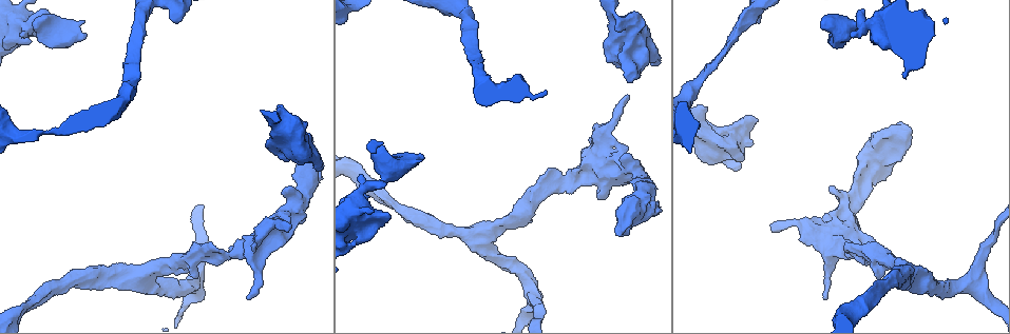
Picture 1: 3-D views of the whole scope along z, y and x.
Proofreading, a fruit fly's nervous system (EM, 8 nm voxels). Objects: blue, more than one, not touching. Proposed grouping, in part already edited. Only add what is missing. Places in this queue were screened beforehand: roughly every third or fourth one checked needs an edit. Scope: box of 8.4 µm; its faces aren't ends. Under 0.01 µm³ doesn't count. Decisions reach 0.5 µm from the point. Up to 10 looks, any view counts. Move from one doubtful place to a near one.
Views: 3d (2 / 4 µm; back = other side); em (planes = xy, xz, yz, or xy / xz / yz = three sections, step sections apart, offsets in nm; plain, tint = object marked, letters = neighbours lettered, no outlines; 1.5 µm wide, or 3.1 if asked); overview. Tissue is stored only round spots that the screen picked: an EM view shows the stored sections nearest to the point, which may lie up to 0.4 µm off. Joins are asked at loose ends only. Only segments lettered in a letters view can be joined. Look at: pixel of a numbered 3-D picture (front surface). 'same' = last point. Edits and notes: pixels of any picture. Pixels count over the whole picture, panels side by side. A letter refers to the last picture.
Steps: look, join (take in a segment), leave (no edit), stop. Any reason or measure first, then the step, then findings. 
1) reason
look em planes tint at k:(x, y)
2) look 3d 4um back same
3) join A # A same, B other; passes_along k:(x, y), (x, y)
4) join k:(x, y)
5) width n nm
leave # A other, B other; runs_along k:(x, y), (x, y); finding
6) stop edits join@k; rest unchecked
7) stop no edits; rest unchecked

an open end
look 3d 2um back at 1:(290, 226)

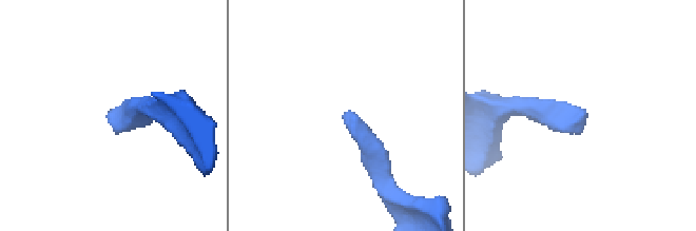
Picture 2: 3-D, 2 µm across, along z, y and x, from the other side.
need the tissue
look em planes letters at 2:(108, 113)

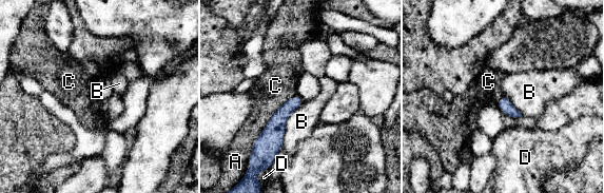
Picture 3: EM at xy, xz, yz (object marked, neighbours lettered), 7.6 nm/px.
leave # A other, B other, C other, D other; border 3:(304, 100), (287, 119), (281, 148); none of them fits

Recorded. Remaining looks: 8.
an open end
look em planes letters at 1:(758, 119)

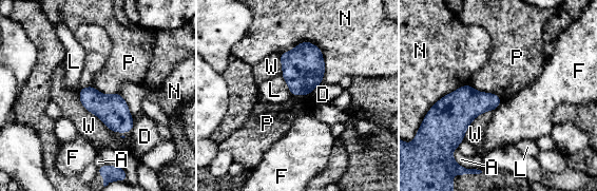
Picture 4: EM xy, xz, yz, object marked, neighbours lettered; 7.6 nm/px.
leave # A other, D other, F other, L other, N other, P other, W other; none of them fits

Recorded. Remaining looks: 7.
branch stops here
look em planes letters at 1:(601, 198)

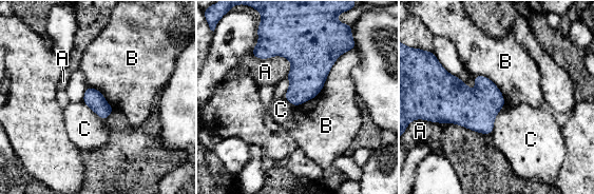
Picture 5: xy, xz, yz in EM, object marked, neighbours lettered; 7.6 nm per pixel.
leave # A other, B other, C other; border 5:(349, 50), (322, 90), (295, 107); none of them fits

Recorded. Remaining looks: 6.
branch stops here
look 3d 4um at 1:(830, 34)

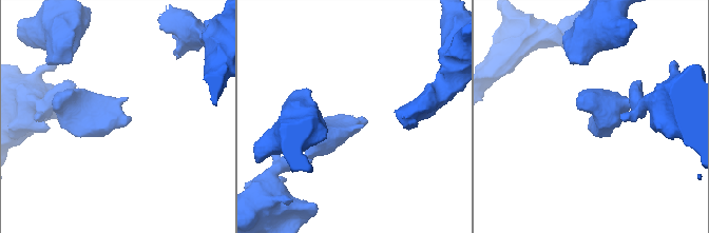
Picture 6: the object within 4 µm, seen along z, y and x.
look em planes letters at 6:(129, 119)

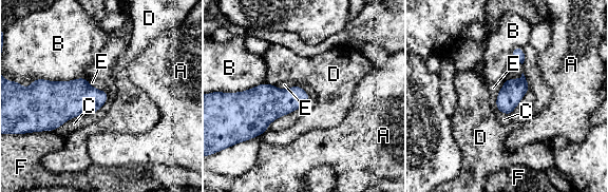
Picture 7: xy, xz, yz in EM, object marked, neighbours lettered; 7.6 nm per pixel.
leave # A other, B other, C other, D other, E other, F other; none of them fits

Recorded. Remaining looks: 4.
stop no edits; rest unchecked

